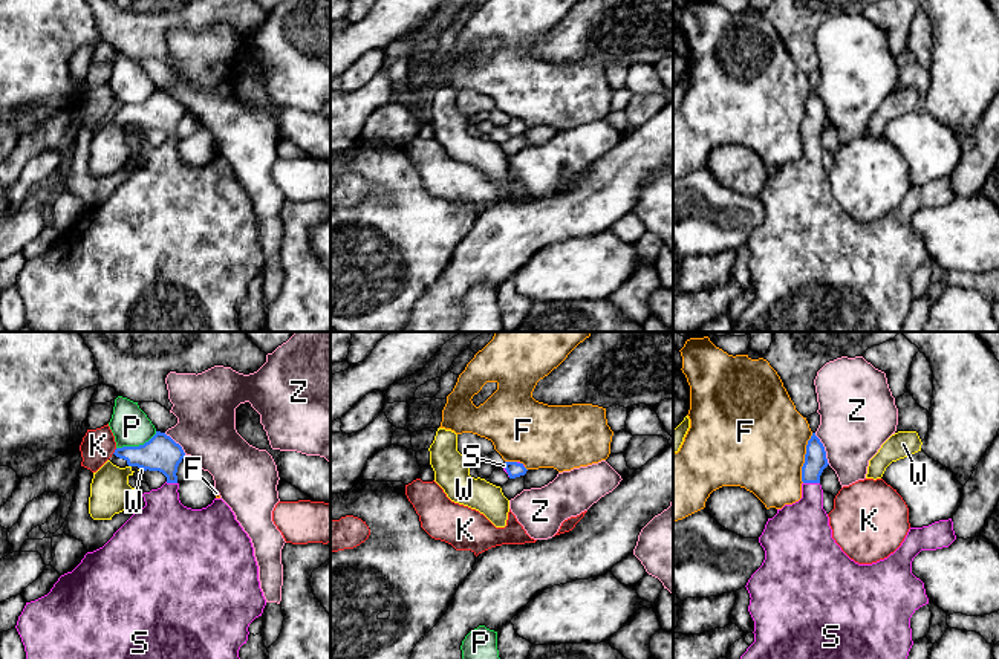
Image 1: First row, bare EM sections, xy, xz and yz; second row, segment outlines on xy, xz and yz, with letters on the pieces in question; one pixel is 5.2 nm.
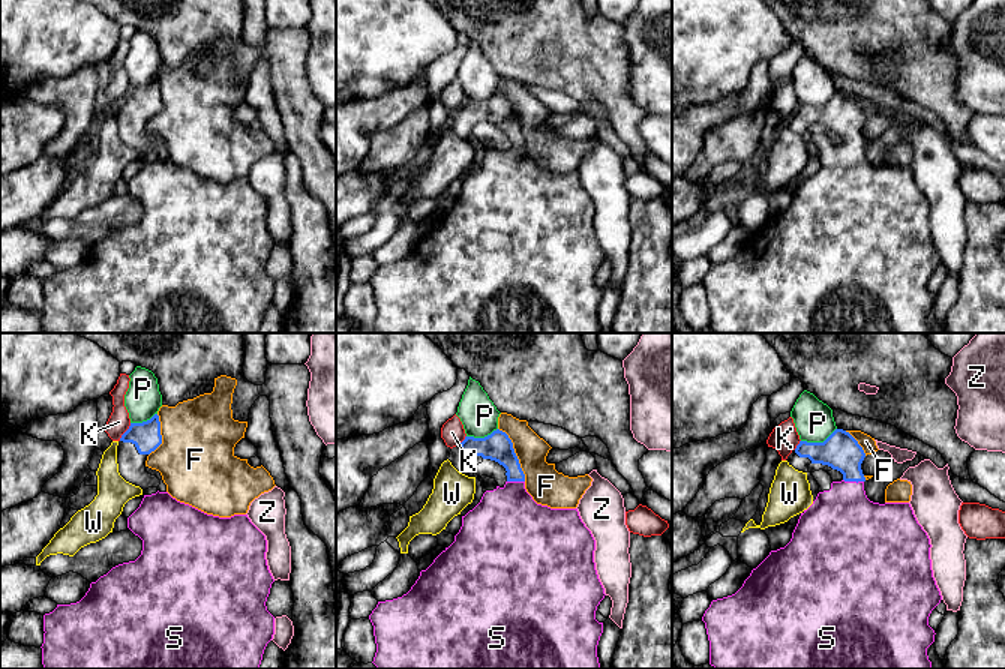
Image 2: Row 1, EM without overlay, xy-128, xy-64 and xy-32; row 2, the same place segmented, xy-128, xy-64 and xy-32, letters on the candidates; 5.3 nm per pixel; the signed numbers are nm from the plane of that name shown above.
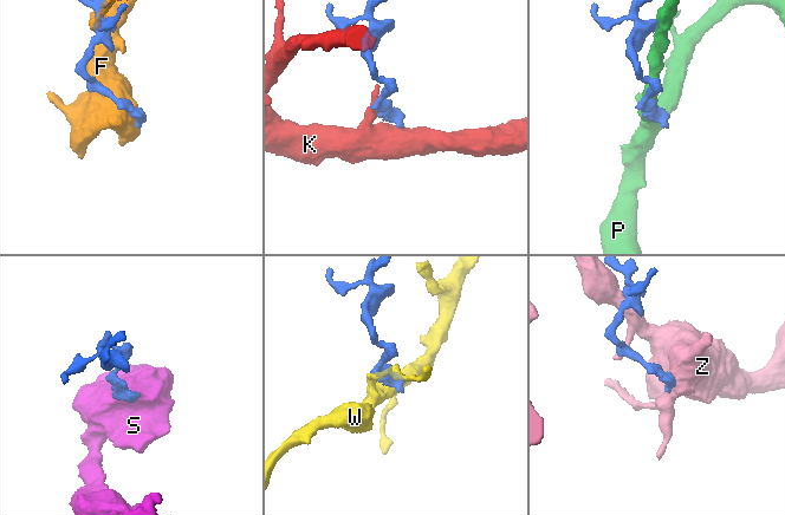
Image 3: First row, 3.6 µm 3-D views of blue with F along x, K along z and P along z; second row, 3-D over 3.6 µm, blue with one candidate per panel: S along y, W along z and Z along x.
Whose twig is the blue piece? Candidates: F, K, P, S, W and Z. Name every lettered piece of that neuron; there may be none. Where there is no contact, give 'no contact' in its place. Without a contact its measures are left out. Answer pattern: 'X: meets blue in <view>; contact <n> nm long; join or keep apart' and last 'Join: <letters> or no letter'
F: meets blue in yz; contact 280 nm long; keep apart
K: meets blue in xy; contact 40 nm long; keep apart
P: meets blue in xy; contact 240 nm long; keep apart
S: meets blue in yz; contact 90 nm long; join
W: meets blue in xy; contact 40 nm long; keep apart
Z: meets blue in yz; contact 190 nm long; keep apart
Join: S

